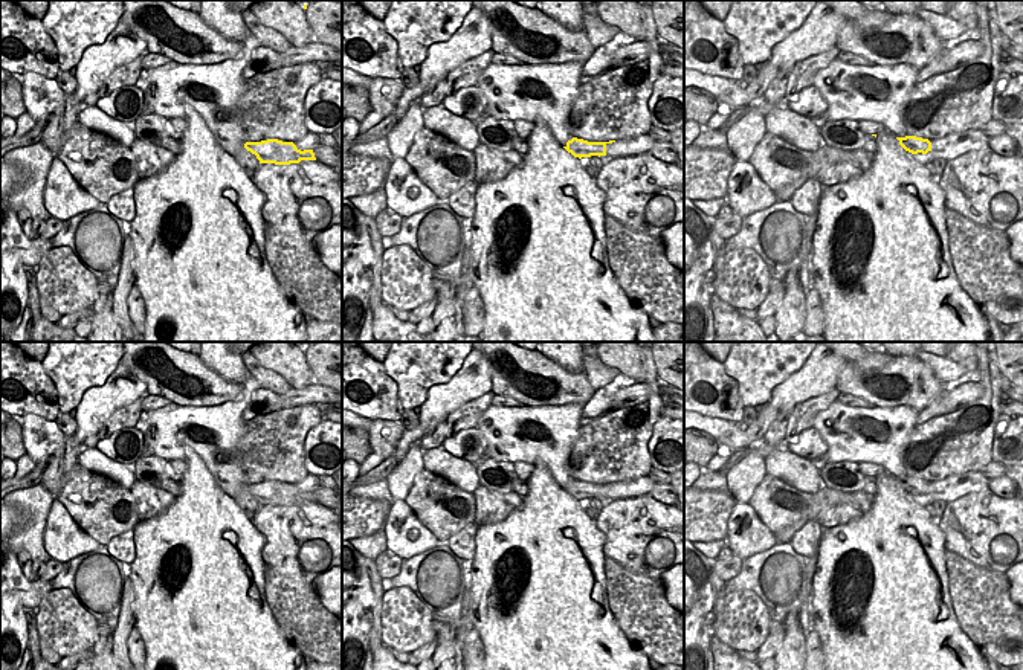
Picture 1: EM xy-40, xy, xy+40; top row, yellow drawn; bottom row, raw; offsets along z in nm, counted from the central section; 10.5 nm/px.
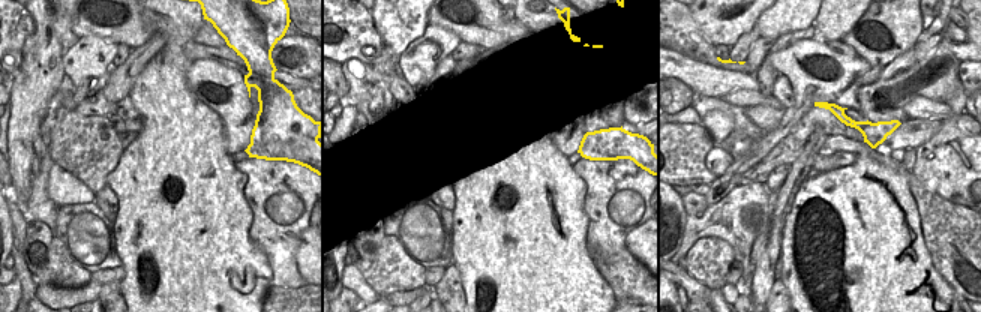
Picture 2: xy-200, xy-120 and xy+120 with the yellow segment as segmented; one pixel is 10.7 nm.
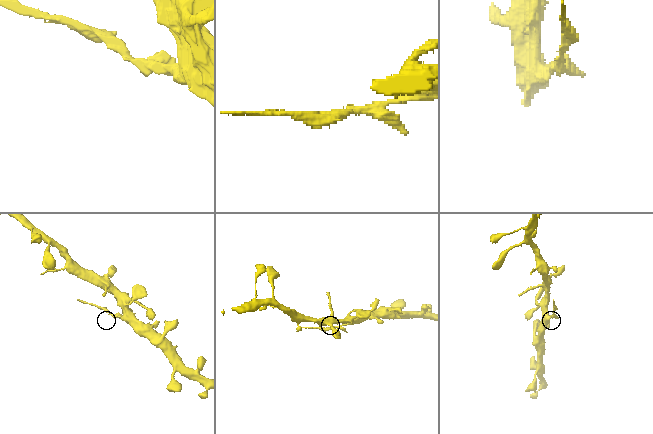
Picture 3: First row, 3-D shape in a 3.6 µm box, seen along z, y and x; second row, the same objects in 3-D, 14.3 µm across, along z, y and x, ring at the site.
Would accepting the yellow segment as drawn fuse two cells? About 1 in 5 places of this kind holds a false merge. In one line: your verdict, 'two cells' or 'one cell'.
two cells

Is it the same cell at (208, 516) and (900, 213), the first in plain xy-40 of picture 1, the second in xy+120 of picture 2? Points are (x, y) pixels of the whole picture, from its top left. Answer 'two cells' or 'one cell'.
one cell

